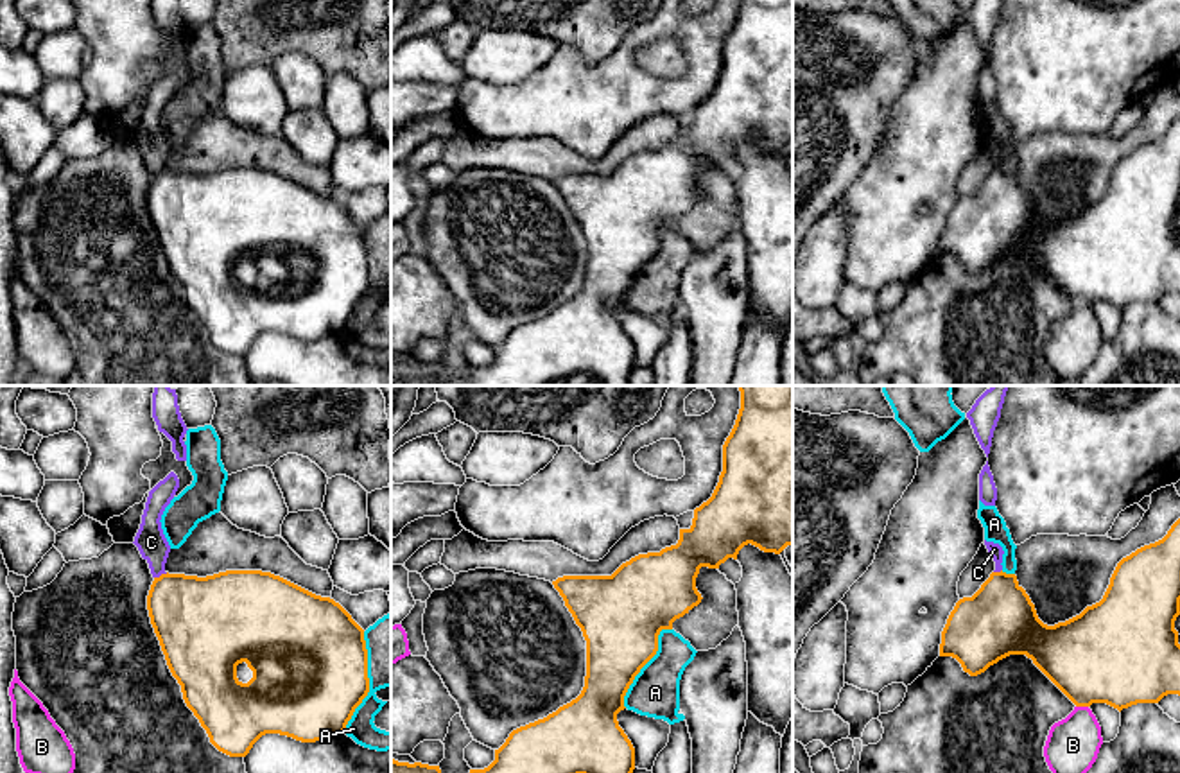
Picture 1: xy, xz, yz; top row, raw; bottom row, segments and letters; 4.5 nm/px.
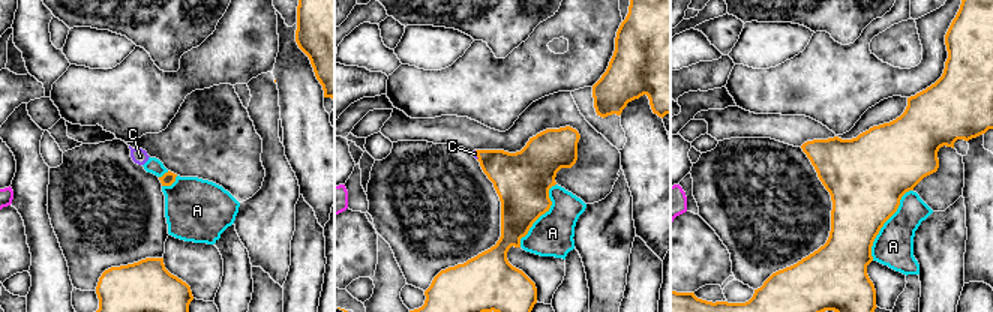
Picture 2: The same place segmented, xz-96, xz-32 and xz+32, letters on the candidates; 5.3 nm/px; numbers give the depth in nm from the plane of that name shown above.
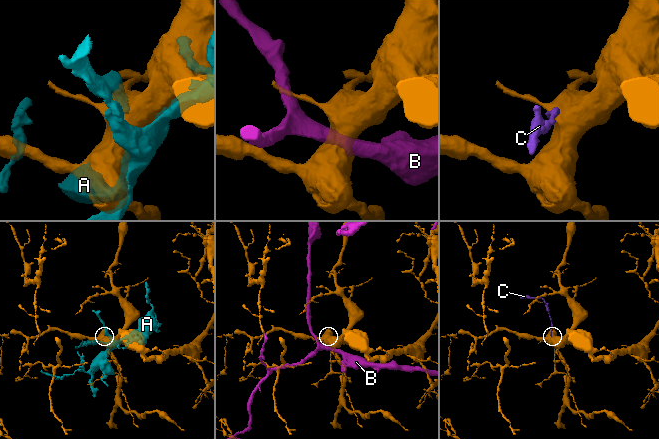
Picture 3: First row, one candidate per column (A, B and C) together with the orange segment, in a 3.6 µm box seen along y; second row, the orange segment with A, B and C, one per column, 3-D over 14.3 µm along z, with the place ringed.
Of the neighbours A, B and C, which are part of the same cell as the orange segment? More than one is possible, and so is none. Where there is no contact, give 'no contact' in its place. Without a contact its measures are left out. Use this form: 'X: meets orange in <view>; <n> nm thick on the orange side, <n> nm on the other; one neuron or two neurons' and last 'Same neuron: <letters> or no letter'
A: meets orange in xy; 480 nm thick on the orange side, 220 nm on the other; two neurons
B: meets orange in yz; 440 nm thick on the orange side, 240 nm on the other; two neurons
C: meets orange in xy; 380 nm thick on the orange side, 140 nm on the other; one neuron
Same neuron: C

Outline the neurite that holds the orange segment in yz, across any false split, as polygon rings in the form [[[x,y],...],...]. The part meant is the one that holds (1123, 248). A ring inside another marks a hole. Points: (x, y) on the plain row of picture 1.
[[[1180,117],[1162,138],[1137,147],[1117,161],[1099,201],[1054,224],[1038,217],[1017,174],[1002,169],[1002,145],[986,138],[985,143],[995,169],[972,195],[956,201],[941,230],[940,255],[956,256],[965,271],[977,274],[1010,253],[1026,253],[1076,305],[1106,301],[1121,310],[1137,301],[1158,301],[1167,292],[1180,294],[1180,242],[1175,228],[1180,213]]]

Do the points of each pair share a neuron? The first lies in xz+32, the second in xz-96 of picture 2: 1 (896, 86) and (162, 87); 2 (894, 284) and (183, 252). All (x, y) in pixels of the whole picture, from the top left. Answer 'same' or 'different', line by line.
1: same
2: same

